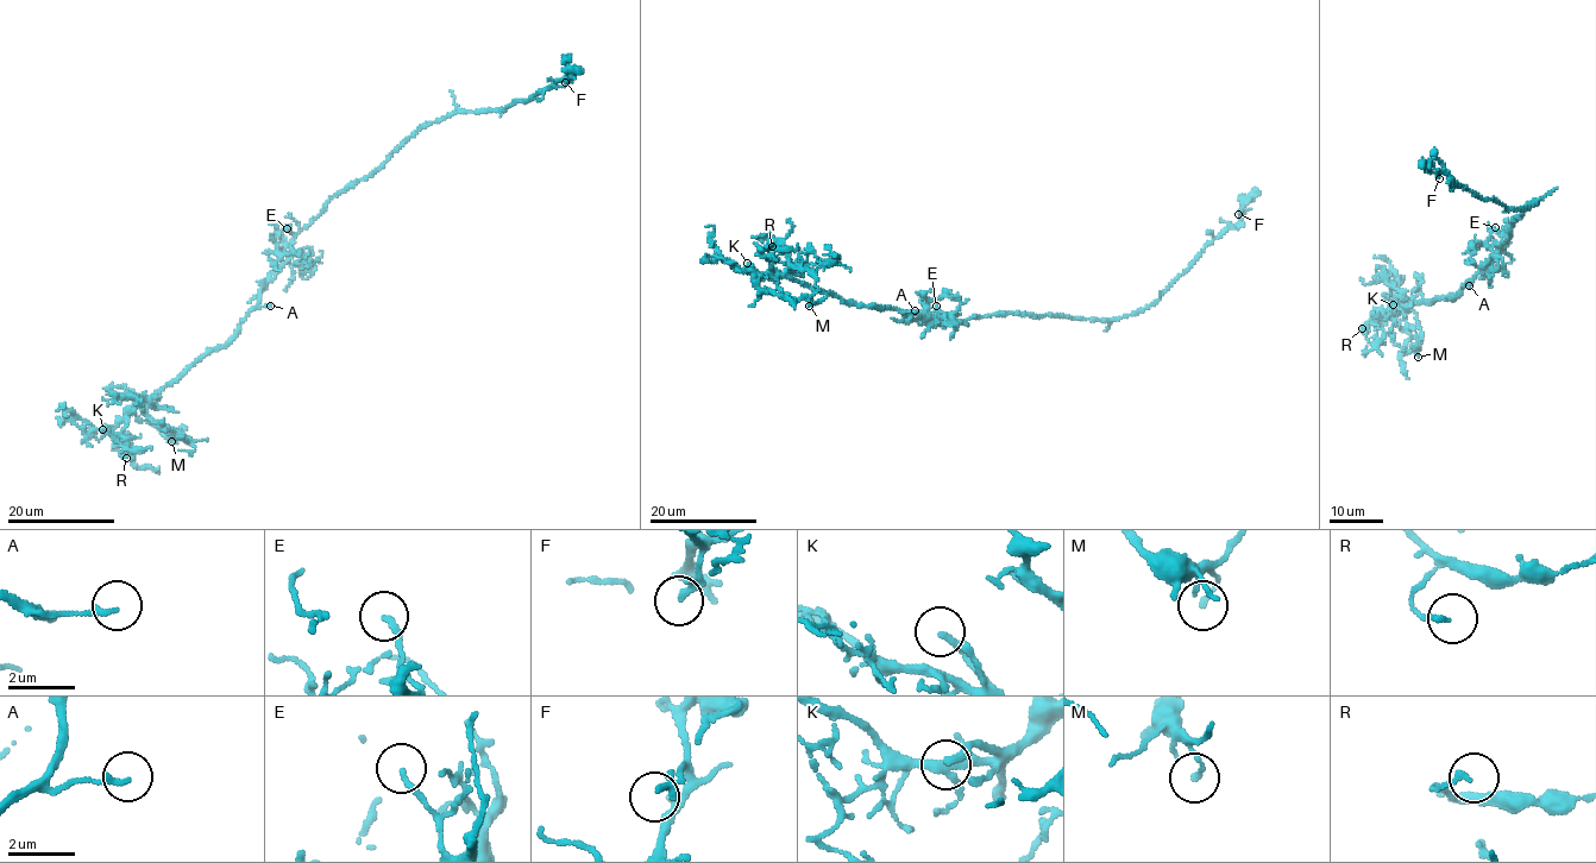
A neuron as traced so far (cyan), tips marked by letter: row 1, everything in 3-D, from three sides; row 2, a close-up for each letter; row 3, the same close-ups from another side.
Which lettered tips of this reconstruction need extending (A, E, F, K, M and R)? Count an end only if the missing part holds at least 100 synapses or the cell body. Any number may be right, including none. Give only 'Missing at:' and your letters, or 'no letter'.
Missing at: K

